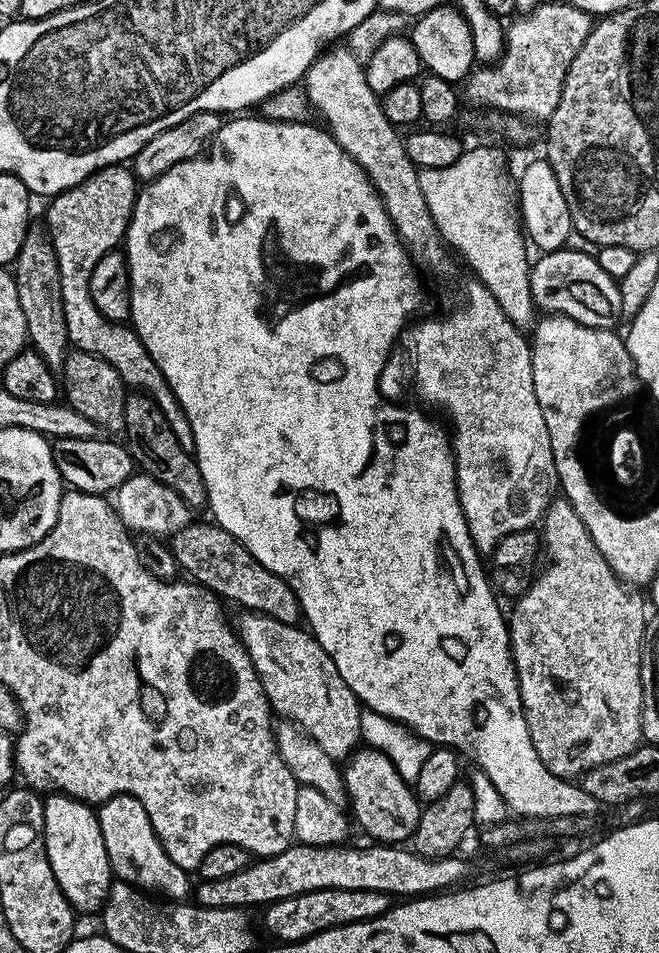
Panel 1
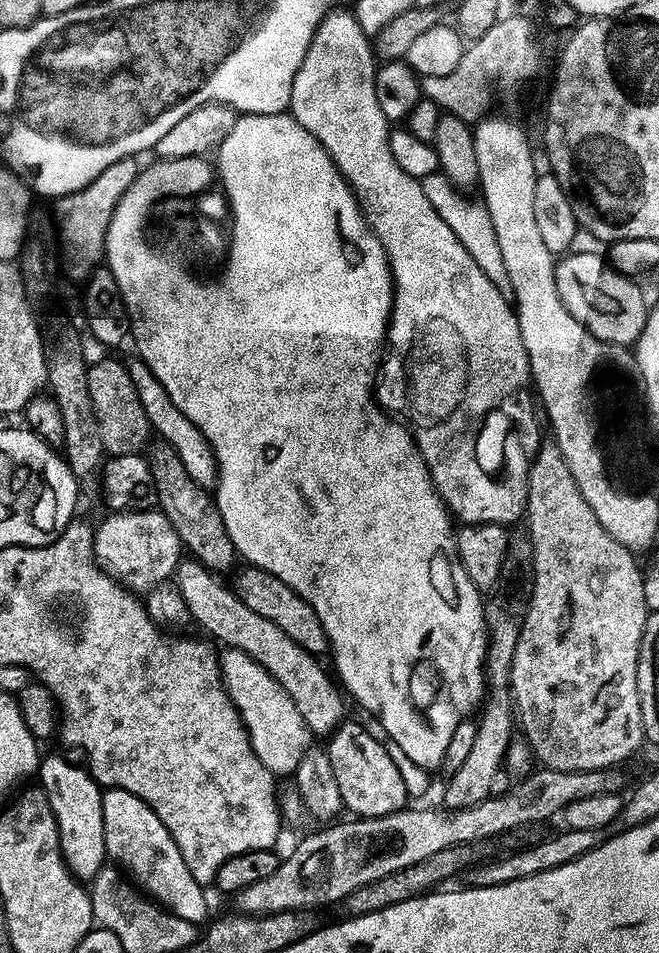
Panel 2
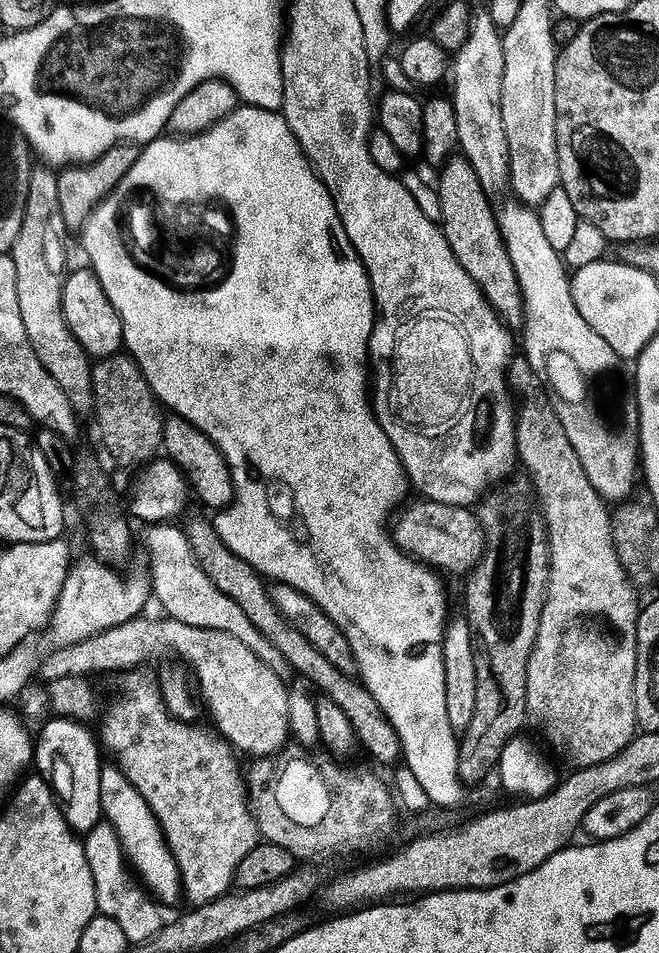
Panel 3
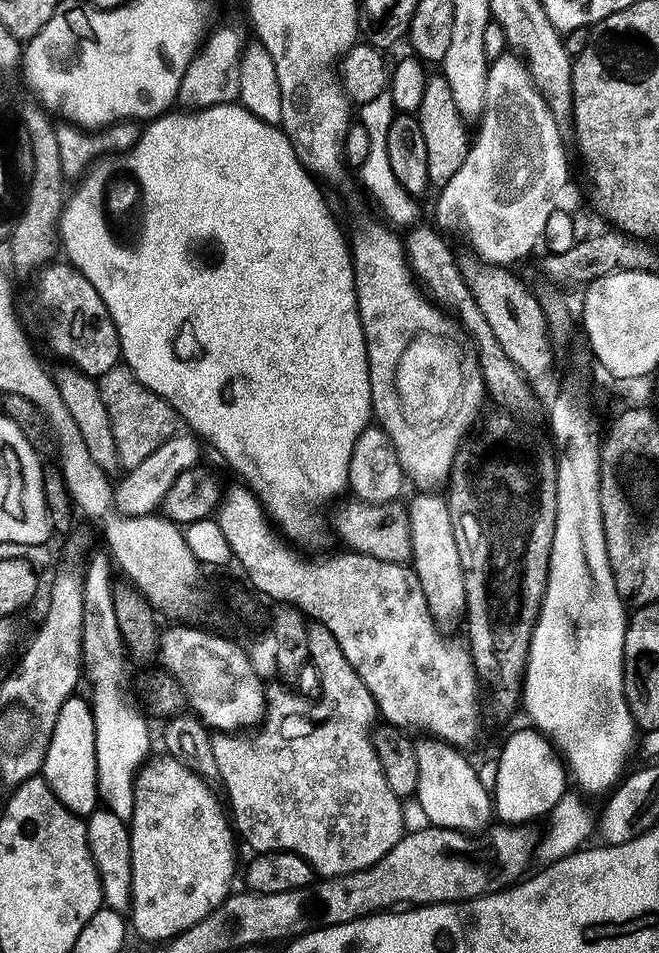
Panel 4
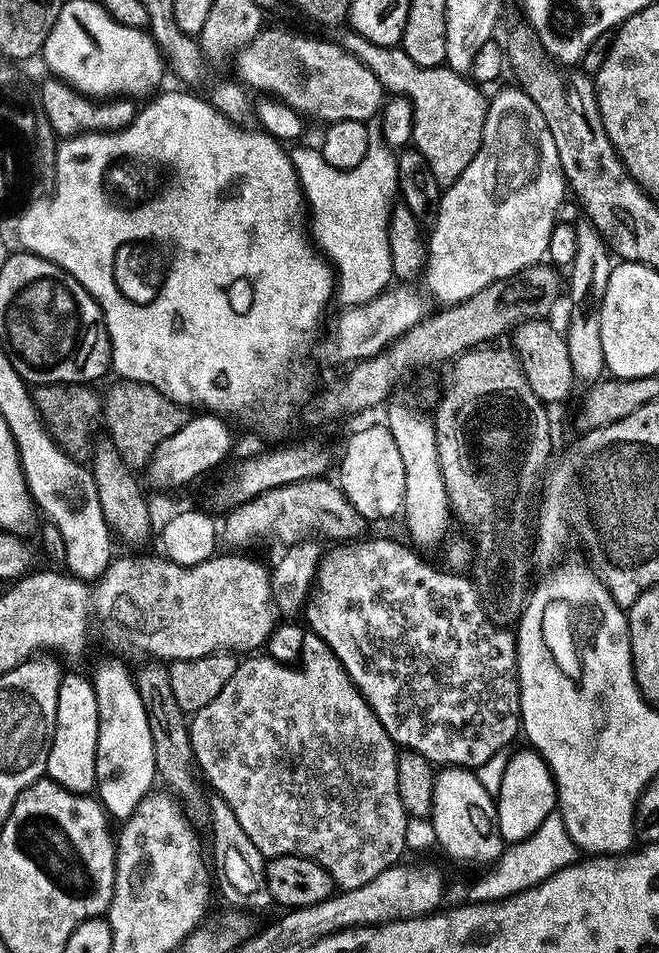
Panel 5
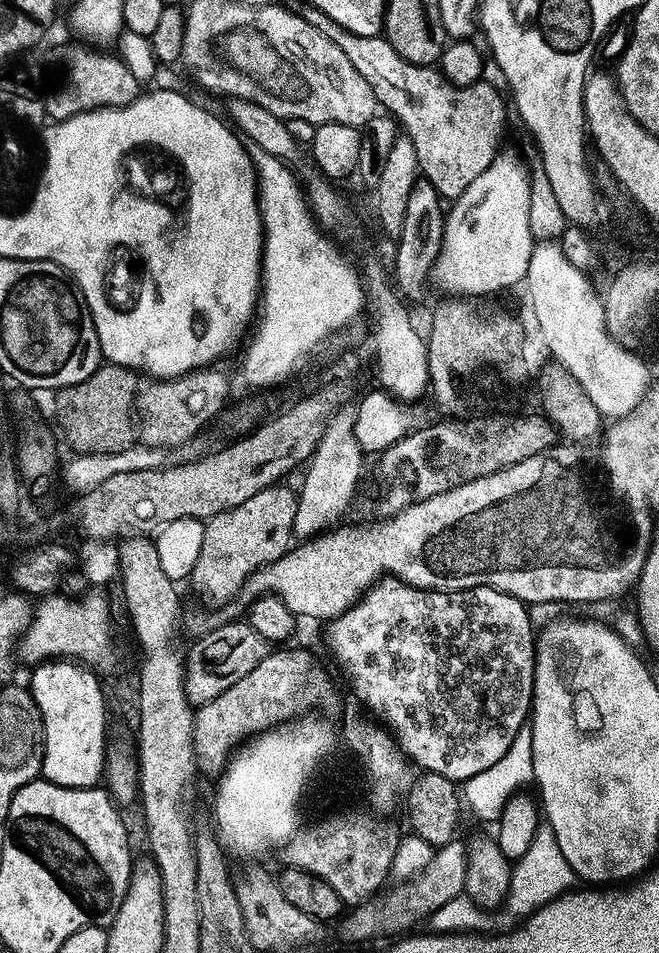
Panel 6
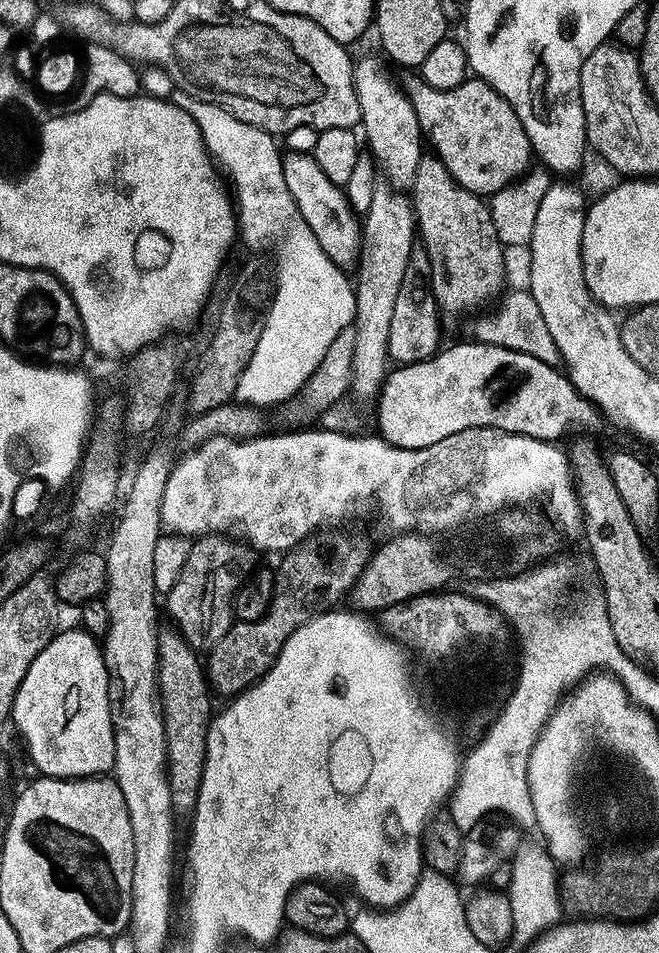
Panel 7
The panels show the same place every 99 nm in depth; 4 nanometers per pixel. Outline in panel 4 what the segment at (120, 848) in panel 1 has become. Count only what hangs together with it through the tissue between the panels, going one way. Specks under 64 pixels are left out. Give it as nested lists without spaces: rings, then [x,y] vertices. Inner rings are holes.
[[[93,555],[87,563],[87,572],[84,580],[84,629],[82,630],[83,663],[82,672],[92,683],[92,696],[90,703],[94,714],[94,734],[96,735],[96,794],[99,803],[109,808],[118,818],[125,822],[131,821],[134,810],[134,786],[136,785],[136,774],[140,771],[148,753],[148,724],[149,721],[139,716],[134,709],[128,705],[124,697],[124,671],[126,664],[120,660],[120,648],[125,645],[122,634],[118,630],[118,618],[114,618],[114,598],[112,597],[112,585],[114,583],[113,567],[107,555]]]

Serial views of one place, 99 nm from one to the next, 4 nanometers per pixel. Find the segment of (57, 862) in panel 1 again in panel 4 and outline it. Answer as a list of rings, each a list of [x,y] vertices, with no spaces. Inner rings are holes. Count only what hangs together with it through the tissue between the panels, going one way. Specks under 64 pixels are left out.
[[[73,694],[66,702],[62,702],[62,710],[58,710],[58,722],[54,722],[54,730],[50,738],[50,746],[46,750],[46,758],[42,769],[44,781],[50,790],[69,810],[81,818],[86,818],[98,807],[96,794],[96,735],[94,734],[94,714],[92,705],[80,694]]]

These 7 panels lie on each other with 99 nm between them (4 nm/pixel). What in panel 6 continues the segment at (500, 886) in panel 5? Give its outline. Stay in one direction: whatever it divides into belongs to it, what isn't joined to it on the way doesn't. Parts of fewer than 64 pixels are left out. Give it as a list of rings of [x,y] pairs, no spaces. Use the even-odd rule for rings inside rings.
[[[547,822],[539,823],[534,838],[531,840],[528,850],[512,865],[510,890],[501,910],[487,913],[477,908],[470,897],[464,893],[452,898],[444,906],[438,908],[430,917],[433,931],[439,933],[473,931],[477,934],[499,934],[511,931],[517,923],[537,911],[542,905],[569,891],[575,884],[576,877],[571,870],[562,850],[558,847],[558,840],[554,836],[554,830]]]

